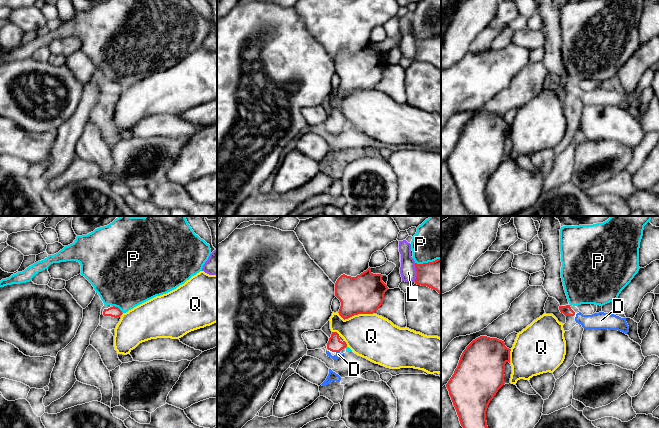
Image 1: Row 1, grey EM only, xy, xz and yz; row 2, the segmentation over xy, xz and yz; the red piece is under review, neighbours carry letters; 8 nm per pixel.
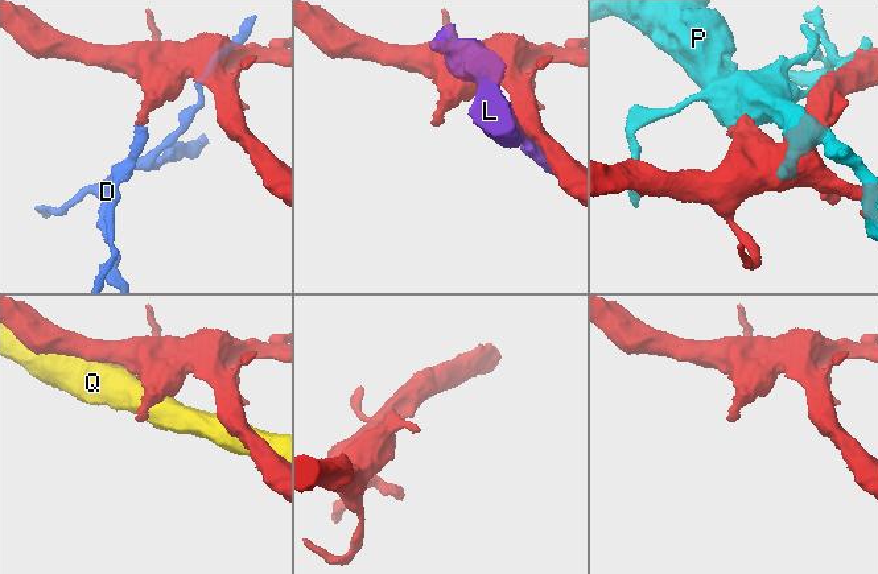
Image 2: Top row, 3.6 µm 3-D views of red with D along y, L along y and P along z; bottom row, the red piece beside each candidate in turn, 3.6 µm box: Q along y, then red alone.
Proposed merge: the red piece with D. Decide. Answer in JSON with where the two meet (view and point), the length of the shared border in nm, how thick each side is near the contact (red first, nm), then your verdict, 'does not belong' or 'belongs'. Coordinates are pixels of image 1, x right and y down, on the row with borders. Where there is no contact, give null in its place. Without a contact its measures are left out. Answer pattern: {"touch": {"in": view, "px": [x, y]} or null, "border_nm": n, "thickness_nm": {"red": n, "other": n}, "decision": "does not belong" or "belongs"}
{"touch": {"in": "xz", "px": [338, 351]}, "border_nm": 30, "thickness_nm": {"red": 120, "other": 50}, "decision": "belongs"}

